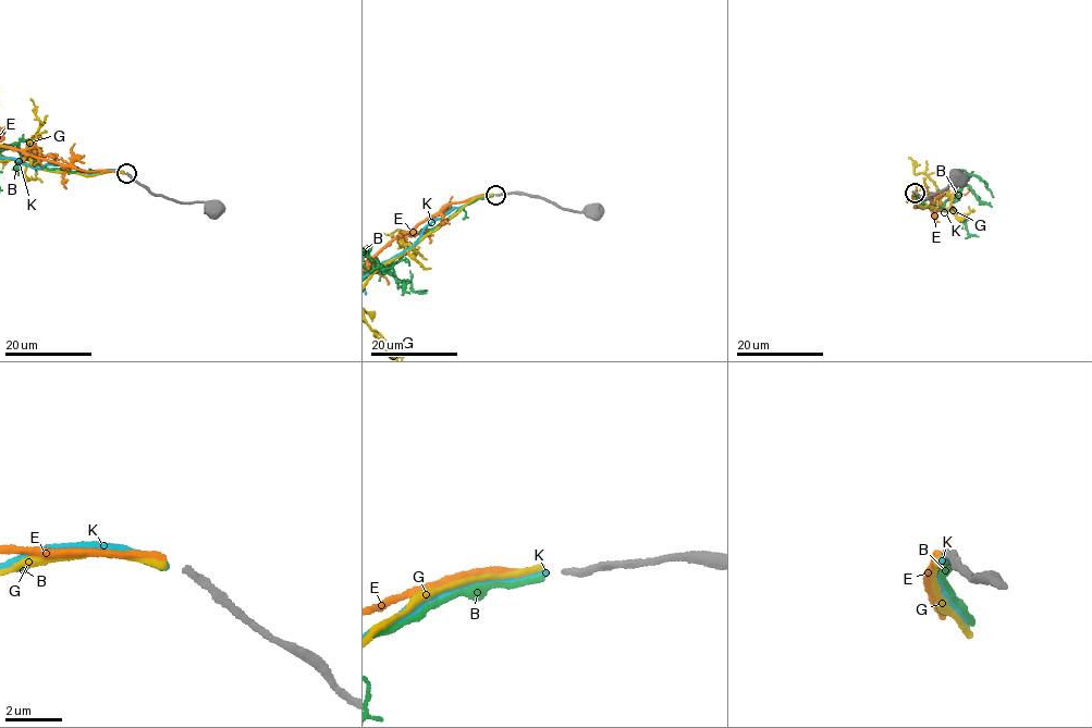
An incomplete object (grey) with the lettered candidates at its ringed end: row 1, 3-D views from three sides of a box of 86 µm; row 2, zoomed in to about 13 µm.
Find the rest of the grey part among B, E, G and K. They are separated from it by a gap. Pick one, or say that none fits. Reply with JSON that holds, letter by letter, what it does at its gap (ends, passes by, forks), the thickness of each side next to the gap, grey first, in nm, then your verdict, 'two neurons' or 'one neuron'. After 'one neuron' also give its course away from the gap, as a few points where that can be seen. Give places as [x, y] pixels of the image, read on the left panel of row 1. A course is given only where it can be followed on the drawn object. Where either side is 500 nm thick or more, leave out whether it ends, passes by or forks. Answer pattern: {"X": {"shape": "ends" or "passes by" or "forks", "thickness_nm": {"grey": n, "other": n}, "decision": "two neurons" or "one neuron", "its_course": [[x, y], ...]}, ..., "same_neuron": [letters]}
{"B": {"shape": "ends", "thickness_nm": {"grey": 240, "other": 160}, "decision": "two neurons"}, "E": {"shape": "ends", "thickness_nm": {"grey": 240, "other": 220}, "decision": "one neuron"}, "G": {"shape": "ends", "thickness_nm": {"grey": 240, "other": 240}, "decision": "two neurons"}, "K": {"shape": "ends", "thickness_nm": {"grey": 240, "other": 240}, "decision": "two neurons"}, "same_neuron": ["E"]}

